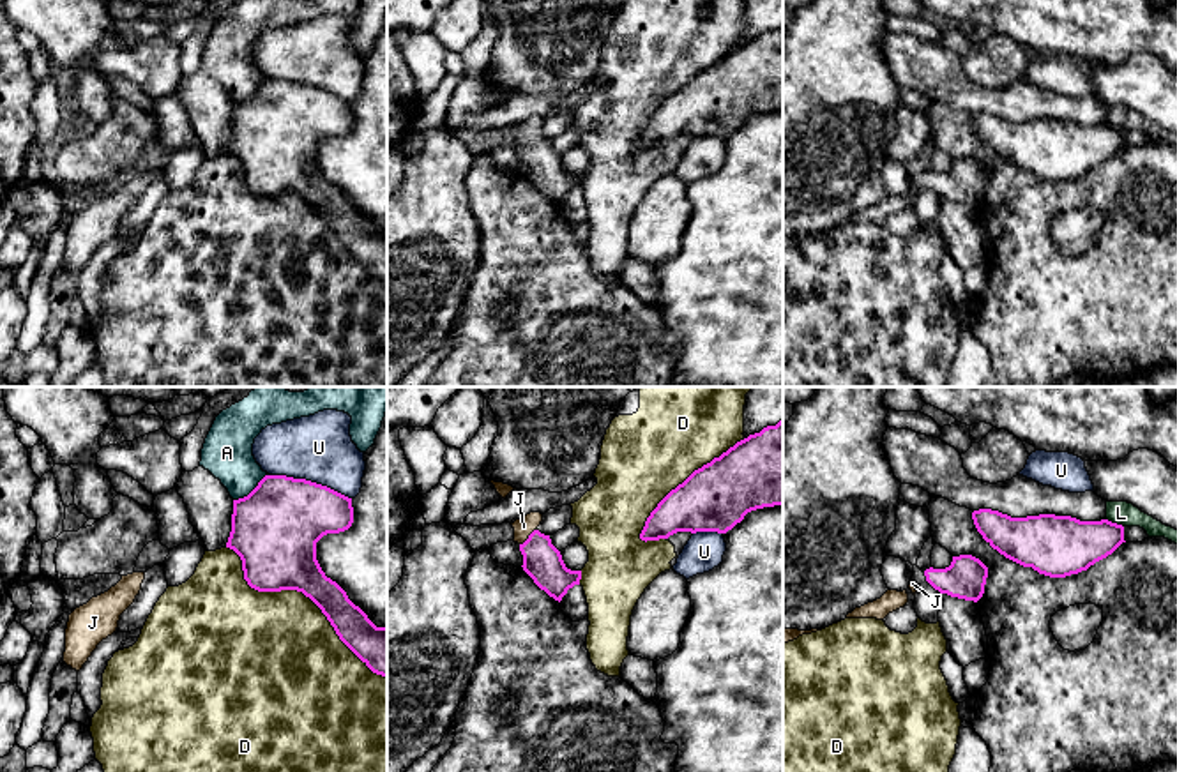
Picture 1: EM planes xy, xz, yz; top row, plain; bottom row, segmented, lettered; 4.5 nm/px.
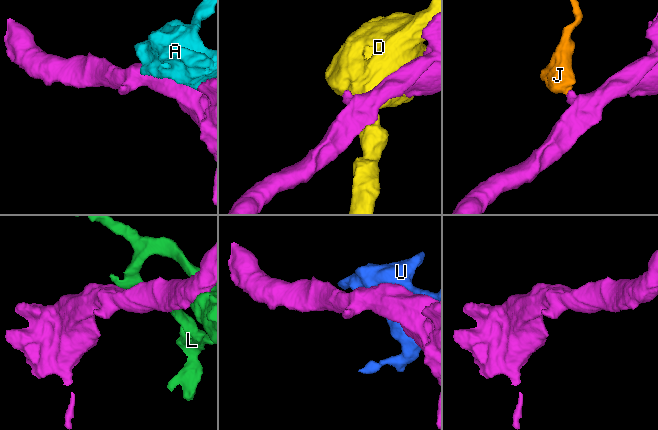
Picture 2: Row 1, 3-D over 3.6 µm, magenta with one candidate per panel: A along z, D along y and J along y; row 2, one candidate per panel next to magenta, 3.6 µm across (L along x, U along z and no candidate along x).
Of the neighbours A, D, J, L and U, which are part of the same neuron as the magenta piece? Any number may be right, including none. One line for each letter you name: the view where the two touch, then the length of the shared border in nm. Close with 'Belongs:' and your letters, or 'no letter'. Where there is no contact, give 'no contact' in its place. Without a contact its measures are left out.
J: xz | 110 nm
Belongs: J

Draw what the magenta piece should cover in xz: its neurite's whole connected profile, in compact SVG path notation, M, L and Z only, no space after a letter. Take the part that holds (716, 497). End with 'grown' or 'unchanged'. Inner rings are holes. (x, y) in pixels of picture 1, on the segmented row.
M783 420L695 470L650 512L642 541L677 532L726 534L751 511L783 505Z; unchanged

